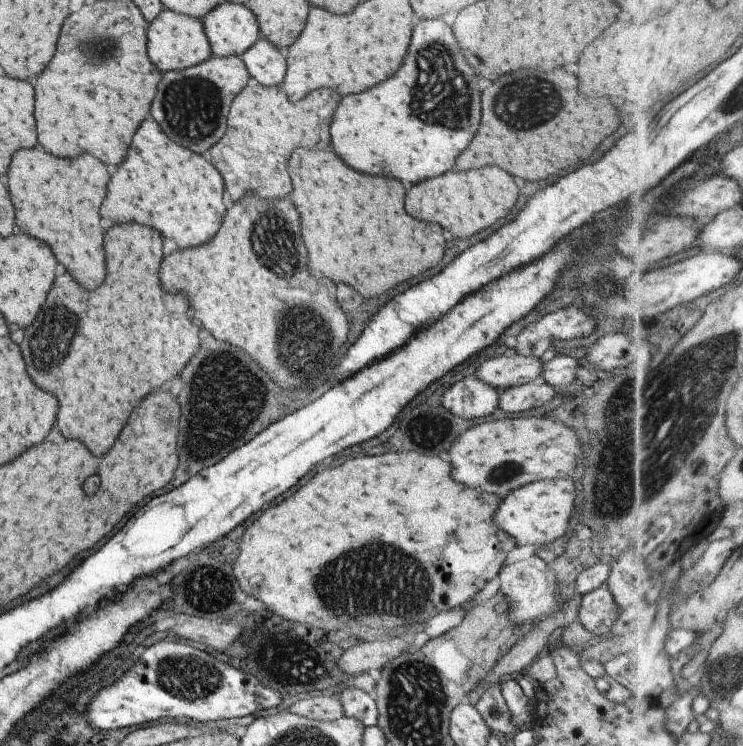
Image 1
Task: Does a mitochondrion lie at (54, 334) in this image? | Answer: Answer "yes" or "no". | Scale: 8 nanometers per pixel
yes

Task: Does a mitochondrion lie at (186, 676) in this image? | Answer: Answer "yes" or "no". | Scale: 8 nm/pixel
yes

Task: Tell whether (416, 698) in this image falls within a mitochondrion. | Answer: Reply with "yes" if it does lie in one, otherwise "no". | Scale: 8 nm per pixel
yes

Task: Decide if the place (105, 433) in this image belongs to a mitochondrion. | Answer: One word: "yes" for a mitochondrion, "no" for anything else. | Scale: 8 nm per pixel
no

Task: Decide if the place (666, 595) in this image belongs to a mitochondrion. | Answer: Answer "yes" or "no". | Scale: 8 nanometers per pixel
no

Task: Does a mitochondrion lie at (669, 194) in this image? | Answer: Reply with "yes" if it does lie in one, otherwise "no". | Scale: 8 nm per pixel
no

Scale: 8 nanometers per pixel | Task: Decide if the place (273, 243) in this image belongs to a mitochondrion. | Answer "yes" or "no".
yes

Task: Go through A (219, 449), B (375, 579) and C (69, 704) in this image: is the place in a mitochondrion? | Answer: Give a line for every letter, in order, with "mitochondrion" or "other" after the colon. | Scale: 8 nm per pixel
A: mitochondrion
B: mitochondrion
C: other

